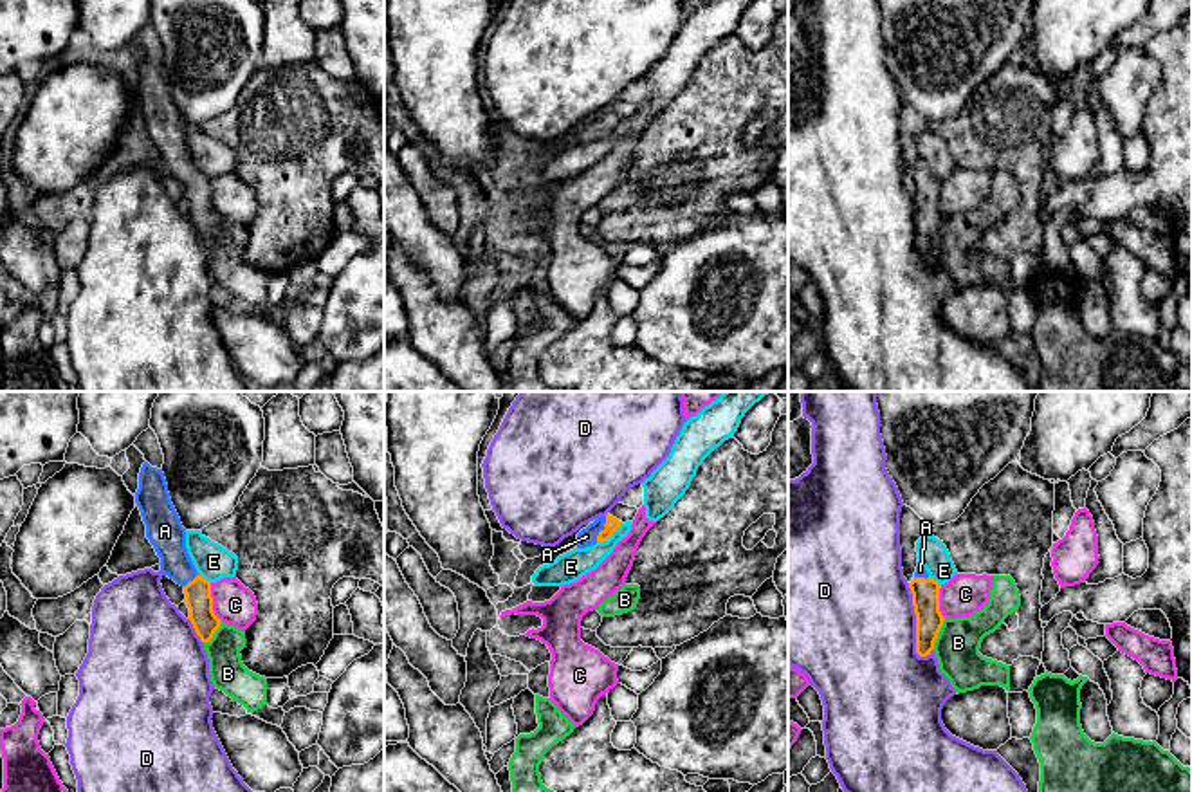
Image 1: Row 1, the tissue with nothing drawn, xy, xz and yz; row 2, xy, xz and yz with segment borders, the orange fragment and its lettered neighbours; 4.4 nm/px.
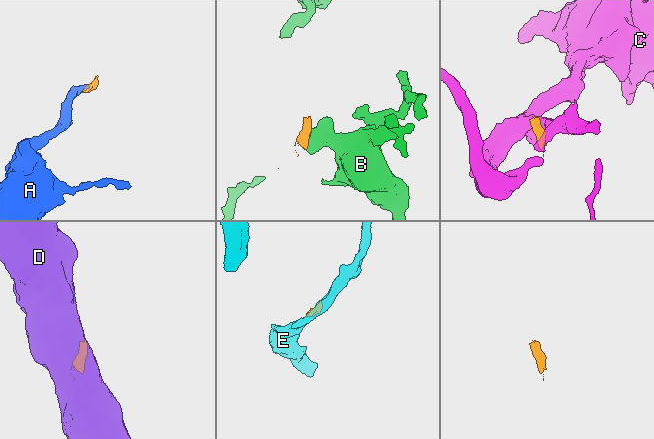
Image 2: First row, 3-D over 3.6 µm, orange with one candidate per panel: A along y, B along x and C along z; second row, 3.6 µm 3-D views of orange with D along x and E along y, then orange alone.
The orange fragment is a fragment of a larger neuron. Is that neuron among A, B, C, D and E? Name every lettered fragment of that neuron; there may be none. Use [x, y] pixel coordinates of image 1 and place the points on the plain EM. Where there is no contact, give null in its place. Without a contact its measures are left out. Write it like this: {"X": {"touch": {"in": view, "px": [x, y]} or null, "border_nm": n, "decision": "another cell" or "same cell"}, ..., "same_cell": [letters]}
{"A": {"touch": {"in": "xz", "px": [605, 125]}, "border_nm": 130, "decision": "same cell"}, "B": {"touch": {"in": "yz", "px": [938, 228]}, "border_nm": 150, "decision": "another cell"}, "C": {"touch": {"in": "xy", "px": [211, 199]}, "border_nm": 190, "decision": "another cell"}, "D": {"touch": {"in": "yz", "px": [916, 219]}, "border_nm": 340, "decision": "another cell"}, "E": {"touch": {"in": "xz", "px": [610, 132]}, "border_nm": 150, "decision": "another cell"}, "same_cell": ["A"]}

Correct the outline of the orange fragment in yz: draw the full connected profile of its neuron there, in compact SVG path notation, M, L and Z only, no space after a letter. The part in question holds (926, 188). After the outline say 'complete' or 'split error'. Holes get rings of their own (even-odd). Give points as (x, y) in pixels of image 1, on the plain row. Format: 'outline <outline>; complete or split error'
outline M918 157L909 184L916 209L916 249L927 253L934 245L934 238L945 216L940 207L941 180L931 175L925 162Z; split error

